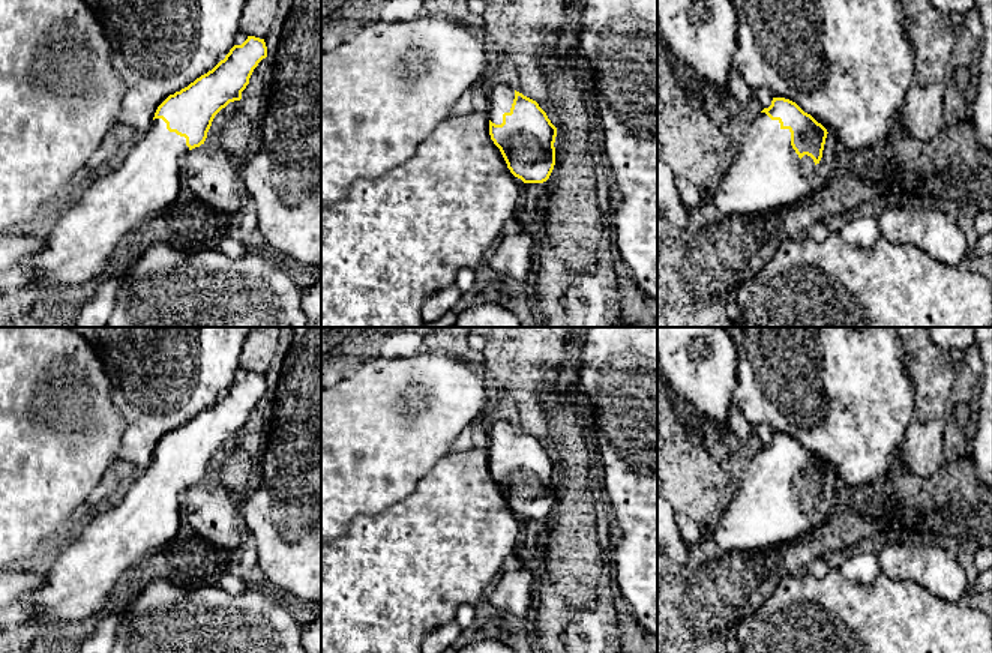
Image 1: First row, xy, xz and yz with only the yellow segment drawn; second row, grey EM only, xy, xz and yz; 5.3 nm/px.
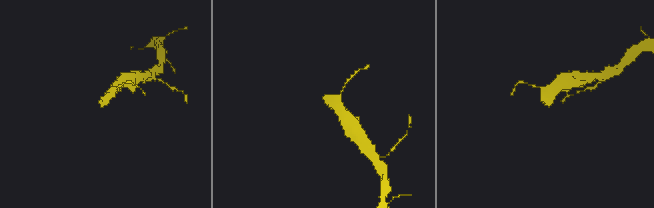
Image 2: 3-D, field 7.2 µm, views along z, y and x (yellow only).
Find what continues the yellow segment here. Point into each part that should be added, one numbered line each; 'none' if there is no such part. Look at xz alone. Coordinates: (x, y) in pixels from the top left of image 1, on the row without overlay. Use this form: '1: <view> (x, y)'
1: xz (502, 433)

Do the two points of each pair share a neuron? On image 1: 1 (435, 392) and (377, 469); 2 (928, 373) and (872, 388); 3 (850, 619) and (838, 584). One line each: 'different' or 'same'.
1: same
2: different
3: same

